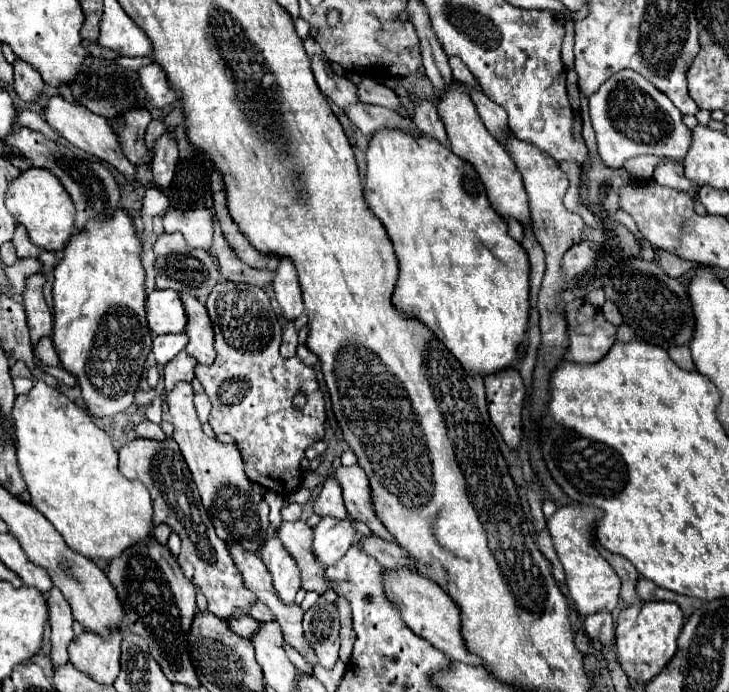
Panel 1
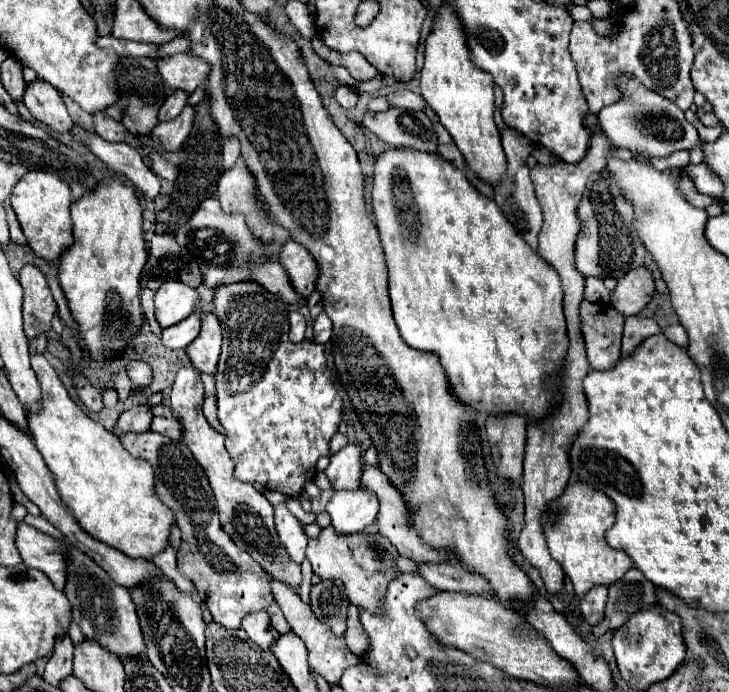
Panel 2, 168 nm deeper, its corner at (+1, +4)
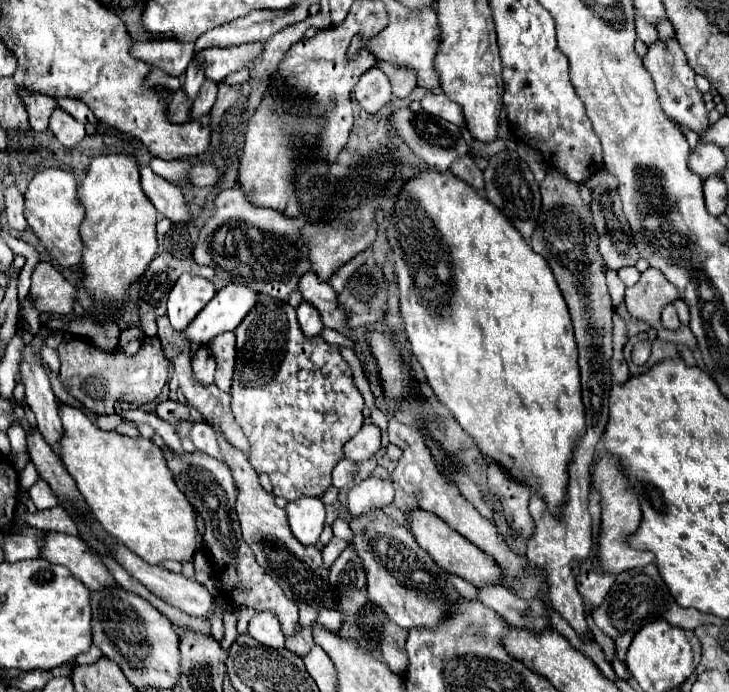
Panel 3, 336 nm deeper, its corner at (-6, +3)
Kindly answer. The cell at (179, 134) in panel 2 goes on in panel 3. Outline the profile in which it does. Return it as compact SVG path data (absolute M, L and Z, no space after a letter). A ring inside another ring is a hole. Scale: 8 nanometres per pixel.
M205 80L197 100L193 102L193 108L191 108L191 120L197 120L197 118L203 118L209 114L209 110L213 108L215 104L215 96L217 96L217 82L213 80Z

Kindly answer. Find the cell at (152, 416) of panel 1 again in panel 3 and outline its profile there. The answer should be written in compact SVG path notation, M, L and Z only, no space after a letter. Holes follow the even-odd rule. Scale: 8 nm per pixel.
M109 414L109 416L99 416L99 422L97 422L97 426L101 426L103 430L115 430L119 424L123 424L123 422L127 422L123 416L119 416L119 414Z

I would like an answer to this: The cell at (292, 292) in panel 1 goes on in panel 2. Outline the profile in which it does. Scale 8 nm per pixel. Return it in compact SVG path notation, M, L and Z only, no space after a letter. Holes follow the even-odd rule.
M288 239L286 245L282 247L278 261L286 267L294 289L302 297L308 297L316 289L316 279L320 271L316 259L310 255L310 251L304 245L300 245L294 239Z

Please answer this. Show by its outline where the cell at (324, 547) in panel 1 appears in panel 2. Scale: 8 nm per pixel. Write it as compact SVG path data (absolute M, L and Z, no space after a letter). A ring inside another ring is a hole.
M368 489L336 491L326 511L338 533L356 533L368 529L378 515L378 499Z

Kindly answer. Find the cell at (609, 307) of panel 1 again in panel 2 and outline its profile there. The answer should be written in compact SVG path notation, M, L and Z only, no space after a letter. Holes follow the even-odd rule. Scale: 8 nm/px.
M636 267L628 271L612 293L610 305L620 311L624 317L638 315L654 295L654 275L648 267Z

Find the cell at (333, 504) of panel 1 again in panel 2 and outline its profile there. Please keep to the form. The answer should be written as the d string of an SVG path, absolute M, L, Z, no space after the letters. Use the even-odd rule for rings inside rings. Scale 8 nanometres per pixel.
M348 443L338 453L330 455L330 465L326 467L326 475L332 481L332 489L352 489L360 485L362 477L362 445Z

